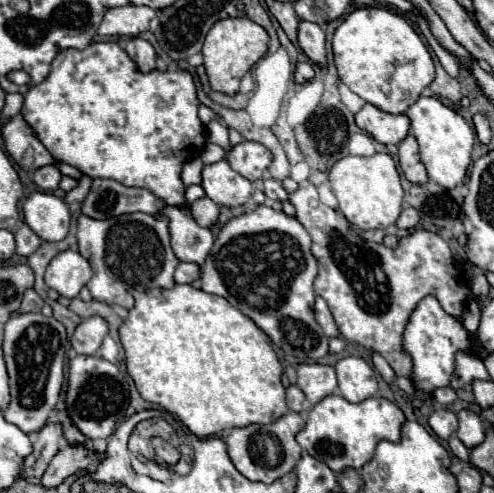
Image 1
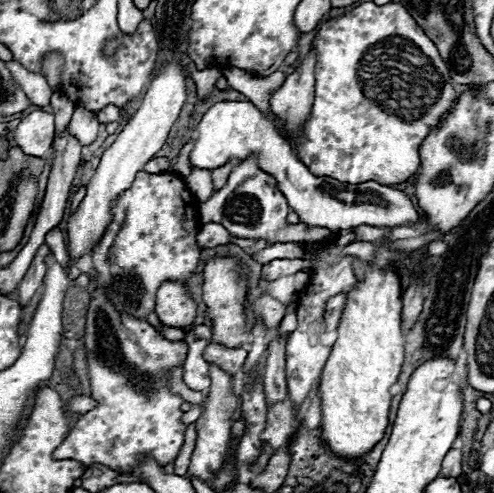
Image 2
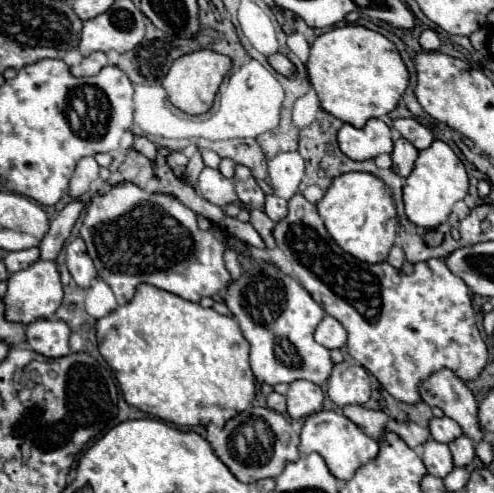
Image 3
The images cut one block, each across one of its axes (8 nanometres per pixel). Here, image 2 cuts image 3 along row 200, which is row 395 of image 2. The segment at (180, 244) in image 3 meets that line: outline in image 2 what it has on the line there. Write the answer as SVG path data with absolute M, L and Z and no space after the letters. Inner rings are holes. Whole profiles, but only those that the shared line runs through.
M94 280L90 284L92 302L86 316L84 328L84 346L86 346L86 362L88 362L88 376L92 386L92 398L98 402L96 408L82 414L74 428L68 432L64 442L54 450L54 460L76 460L82 466L104 464L118 474L130 474L138 468L140 456L154 458L158 466L166 466L178 458L178 452L184 444L186 426L182 422L182 398L170 390L170 372L184 364L188 356L188 344L180 340L166 340L154 330L148 322L134 320L132 316L114 312L108 296L96 288Z

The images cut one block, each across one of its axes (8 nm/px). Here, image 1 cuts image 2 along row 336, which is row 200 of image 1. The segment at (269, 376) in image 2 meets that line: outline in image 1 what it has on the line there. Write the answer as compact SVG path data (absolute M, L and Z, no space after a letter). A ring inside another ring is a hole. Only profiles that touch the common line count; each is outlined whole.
M264 180L264 194L270 200L280 200L280 202L284 202L288 198L288 192L282 188L282 184L278 180Z

